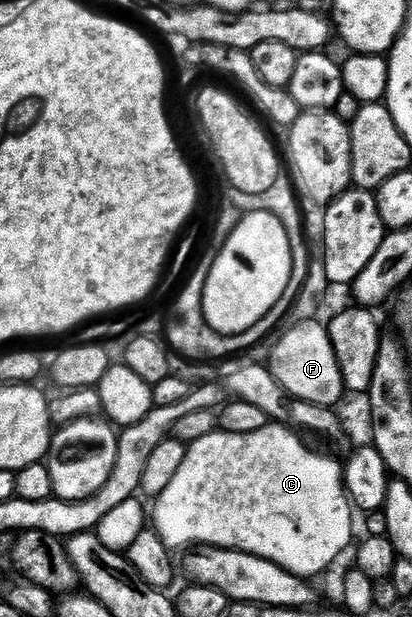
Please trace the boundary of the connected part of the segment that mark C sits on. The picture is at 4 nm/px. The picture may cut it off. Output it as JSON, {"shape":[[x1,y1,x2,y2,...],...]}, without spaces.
{"shape":[[268,425,257,433,229,433,220,429,190,444,177,477,154,500,153,527,172,549,199,543,204,548,244,551,281,565,294,575,312,577,331,567,351,543,351,511,344,468,327,455,310,451,292,428]]}

